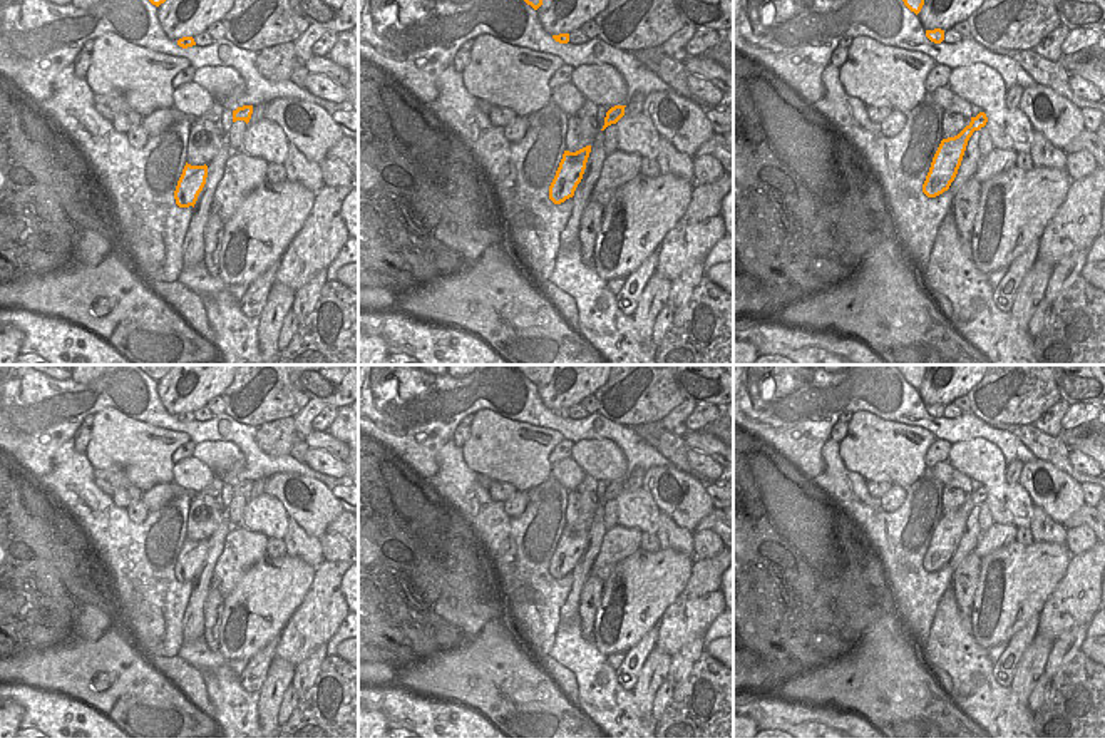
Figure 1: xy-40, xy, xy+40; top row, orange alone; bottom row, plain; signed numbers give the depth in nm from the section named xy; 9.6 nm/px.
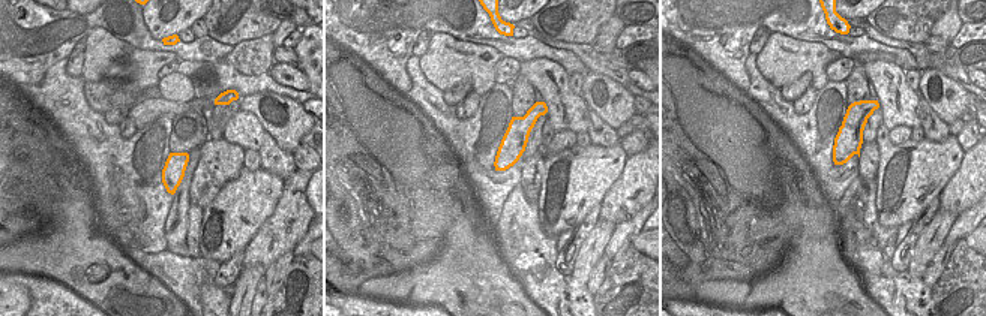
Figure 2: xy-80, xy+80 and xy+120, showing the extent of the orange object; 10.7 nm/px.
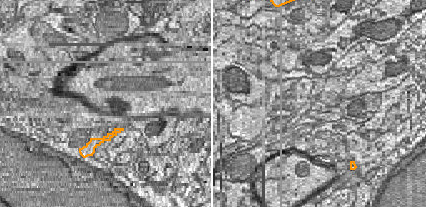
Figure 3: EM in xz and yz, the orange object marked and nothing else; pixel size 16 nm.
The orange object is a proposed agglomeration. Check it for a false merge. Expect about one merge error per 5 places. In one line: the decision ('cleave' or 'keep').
keep

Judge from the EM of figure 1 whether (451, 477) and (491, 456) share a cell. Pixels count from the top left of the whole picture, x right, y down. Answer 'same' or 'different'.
different

